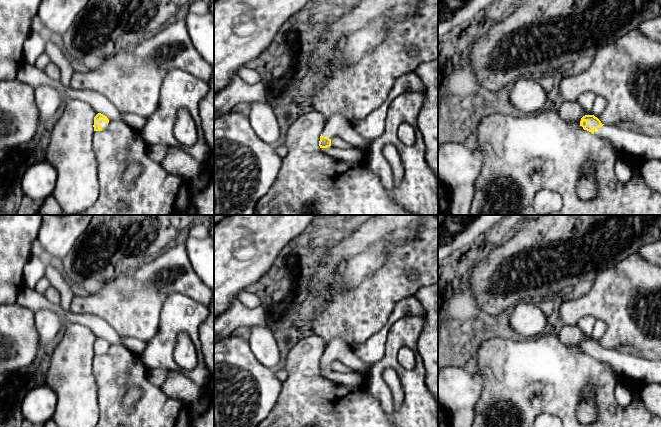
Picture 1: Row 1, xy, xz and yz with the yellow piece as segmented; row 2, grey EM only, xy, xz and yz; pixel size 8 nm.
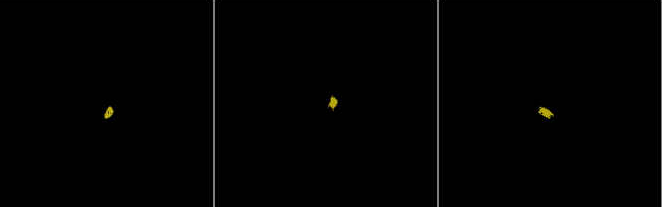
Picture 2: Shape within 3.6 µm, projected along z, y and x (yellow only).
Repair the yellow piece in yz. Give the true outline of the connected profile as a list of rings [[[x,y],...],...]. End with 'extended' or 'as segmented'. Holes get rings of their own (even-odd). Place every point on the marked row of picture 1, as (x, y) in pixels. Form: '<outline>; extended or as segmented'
[[[594,115],[583,116],[580,126],[592,134],[609,139],[620,153],[630,152],[644,159],[661,159],[660,136],[646,136],[616,126],[604,125]]]; extended

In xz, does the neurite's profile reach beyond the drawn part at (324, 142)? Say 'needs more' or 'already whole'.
needs more

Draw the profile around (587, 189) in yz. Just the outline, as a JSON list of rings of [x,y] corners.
[[[589,161],[583,165],[576,189],[578,197],[584,201],[590,201],[597,197],[599,187],[595,181],[595,165],[593,162]]]

